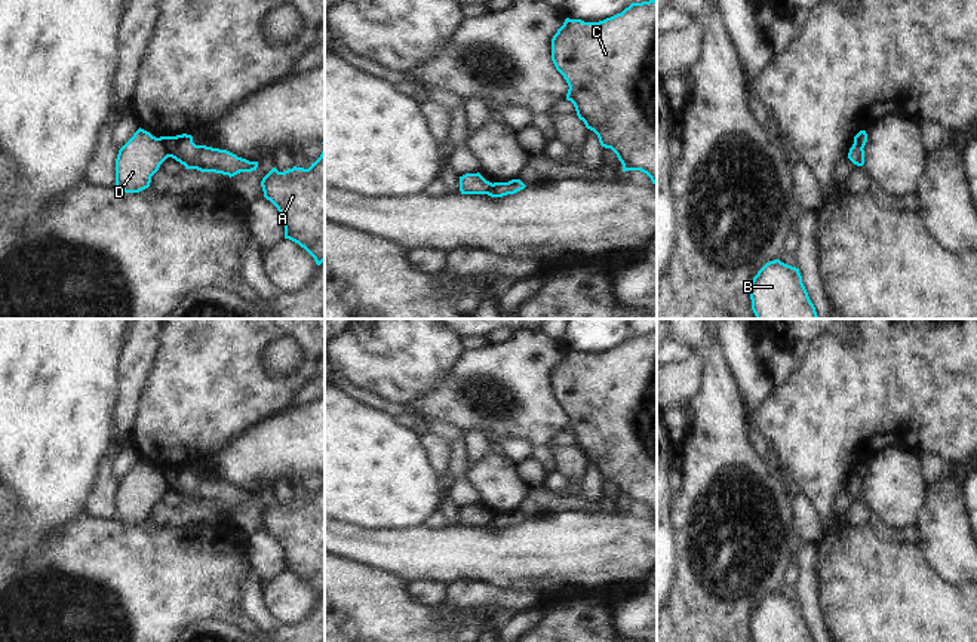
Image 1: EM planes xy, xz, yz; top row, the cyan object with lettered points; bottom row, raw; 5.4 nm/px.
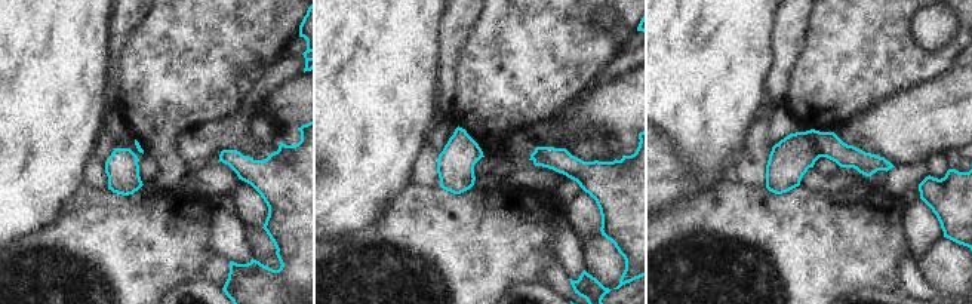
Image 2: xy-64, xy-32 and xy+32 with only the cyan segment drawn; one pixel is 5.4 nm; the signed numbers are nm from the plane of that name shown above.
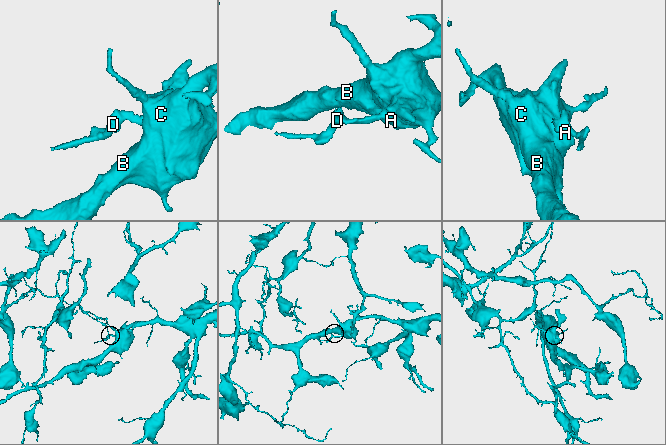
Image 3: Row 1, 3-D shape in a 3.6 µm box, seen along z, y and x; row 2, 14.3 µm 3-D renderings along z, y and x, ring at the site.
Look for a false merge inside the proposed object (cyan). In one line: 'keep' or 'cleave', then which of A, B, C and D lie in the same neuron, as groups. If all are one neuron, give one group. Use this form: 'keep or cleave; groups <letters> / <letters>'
cleave; groups A B C / D

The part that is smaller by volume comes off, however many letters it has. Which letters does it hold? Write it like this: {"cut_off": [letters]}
{"cut_off": ["D"]}

